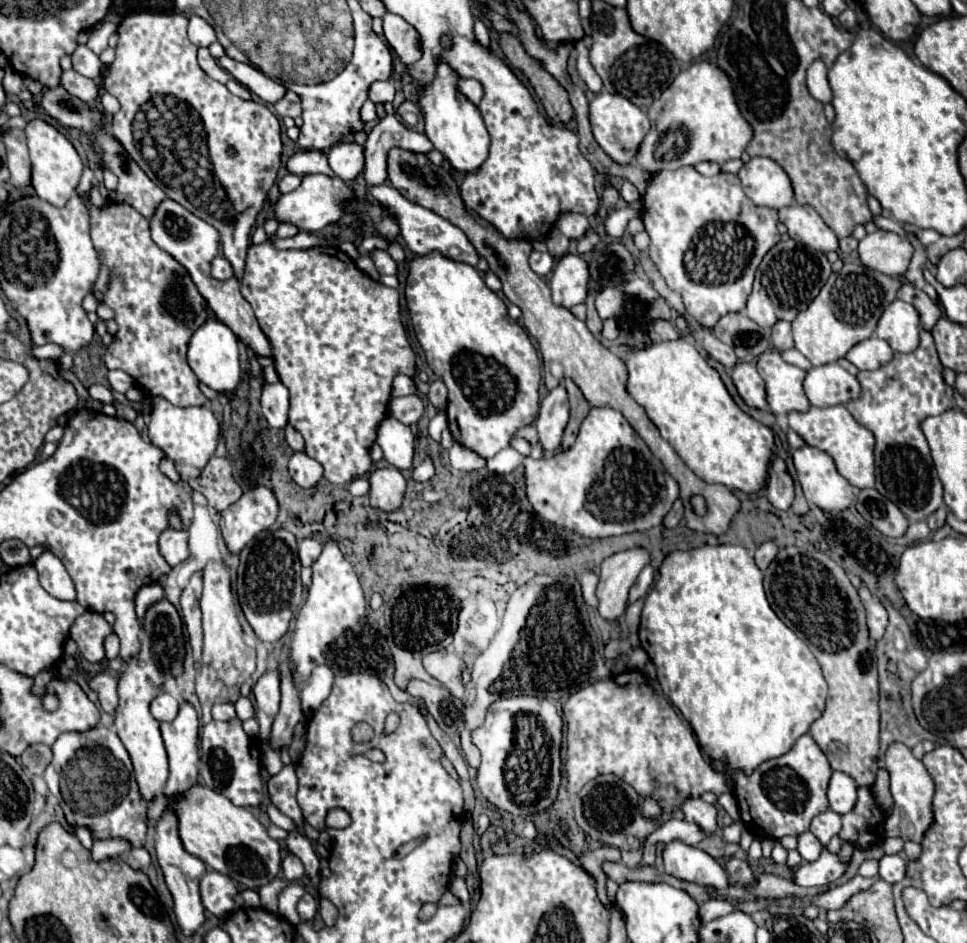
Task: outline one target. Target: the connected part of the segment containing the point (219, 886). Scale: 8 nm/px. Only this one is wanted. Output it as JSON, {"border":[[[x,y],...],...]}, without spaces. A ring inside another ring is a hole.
{"border":[[[207,871],[201,879],[201,901],[205,909],[209,909],[219,919],[239,909],[239,905],[235,903],[235,897],[239,893],[241,891],[237,889],[237,885],[223,873]]]}

